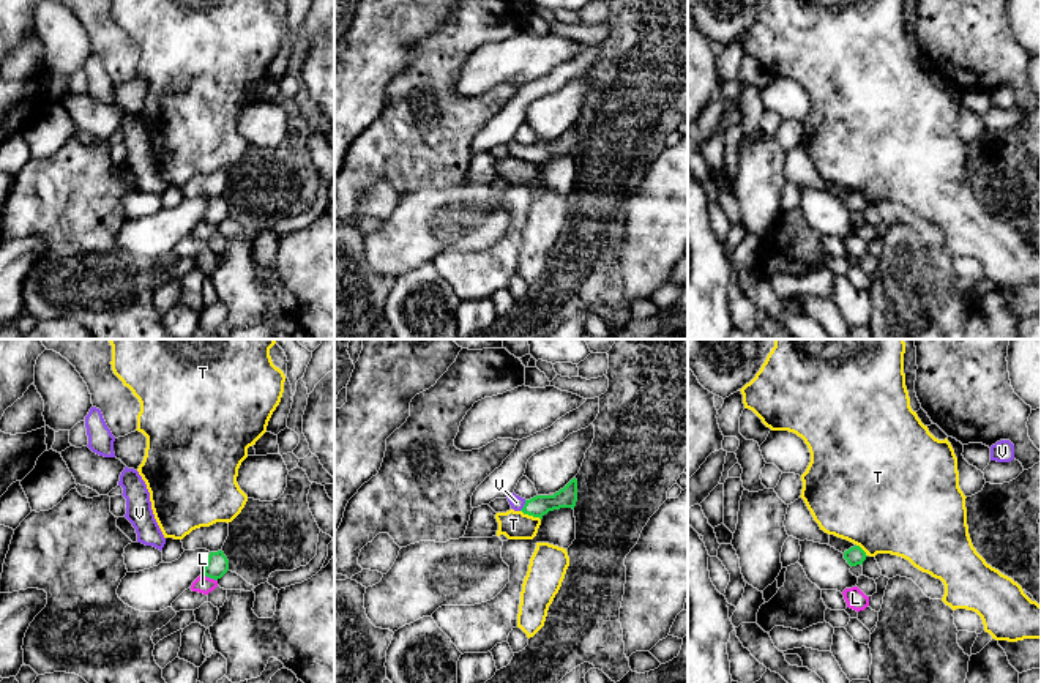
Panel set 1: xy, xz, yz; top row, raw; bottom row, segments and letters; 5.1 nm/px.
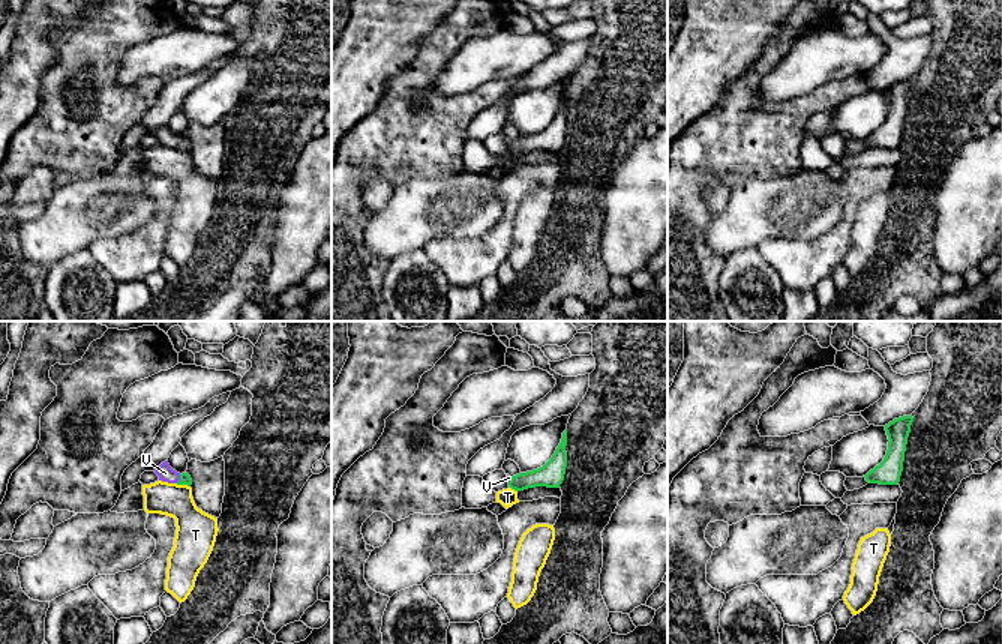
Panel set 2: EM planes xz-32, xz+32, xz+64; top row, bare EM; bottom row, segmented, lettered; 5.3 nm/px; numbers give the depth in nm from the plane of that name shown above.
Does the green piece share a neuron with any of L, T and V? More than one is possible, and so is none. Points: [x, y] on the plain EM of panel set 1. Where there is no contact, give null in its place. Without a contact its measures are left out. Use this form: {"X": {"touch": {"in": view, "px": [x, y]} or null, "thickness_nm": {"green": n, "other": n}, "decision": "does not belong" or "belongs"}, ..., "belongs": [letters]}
{"L": {"touch": {"in": "xy", "px": [210, 224]}, "thickness_nm": {"green": 110, "other": 90}, "decision": "does not belong"}, "T": {"touch": {"in": "xz", "px": [530, 161]}, "thickness_nm": {"green": 110, "other": 140}, "decision": "does not belong"}, "V": {"touch": {"in": "xz", "px": [524, 152]}, "thickness_nm": {"green": 110, "other": 70}, "decision": "belongs"}, "belongs": ["V"]}

